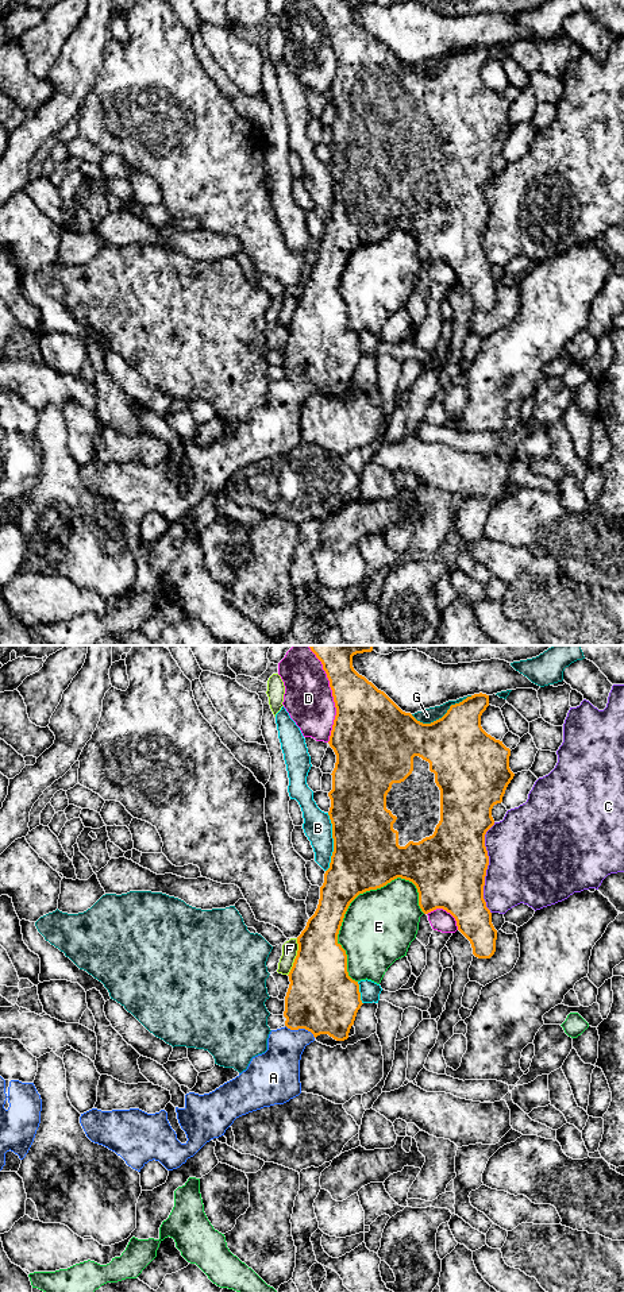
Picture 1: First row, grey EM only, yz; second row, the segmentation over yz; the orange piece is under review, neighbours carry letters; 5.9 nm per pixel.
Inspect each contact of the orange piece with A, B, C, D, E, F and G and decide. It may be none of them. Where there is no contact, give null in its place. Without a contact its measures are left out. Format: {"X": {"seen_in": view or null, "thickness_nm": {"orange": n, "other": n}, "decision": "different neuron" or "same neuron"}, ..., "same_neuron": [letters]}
{"A": {"seen_in": "yz", "thickness_nm": {"orange": 420, "other": 240}, "decision": "same neuron"}, "B": {"seen_in": "yz", "thickness_nm": {"orange": 400, "other": 170}, "decision": "different neuron"}, "C": {"seen_in": "yz", "thickness_nm": {"orange": 440, "other": 460}, "decision": "different neuron"}, "D": {"seen_in": "yz", "thickness_nm": {"orange": 380, "other": 280}, "decision": "different neuron"}, "E": {"seen_in": "yz", "thickness_nm": {"orange": 280, "other": 420}, "decision": "different neuron"}, "F": {"seen_in": "yz", "thickness_nm": {"orange": 380, "other": 100}, "decision": "different neuron"}, "G": {"seen_in": "yz", "thickness_nm": {"orange": 400, "other": 90}, "decision": "different neuron"}, "same_neuron": ["A"]}

